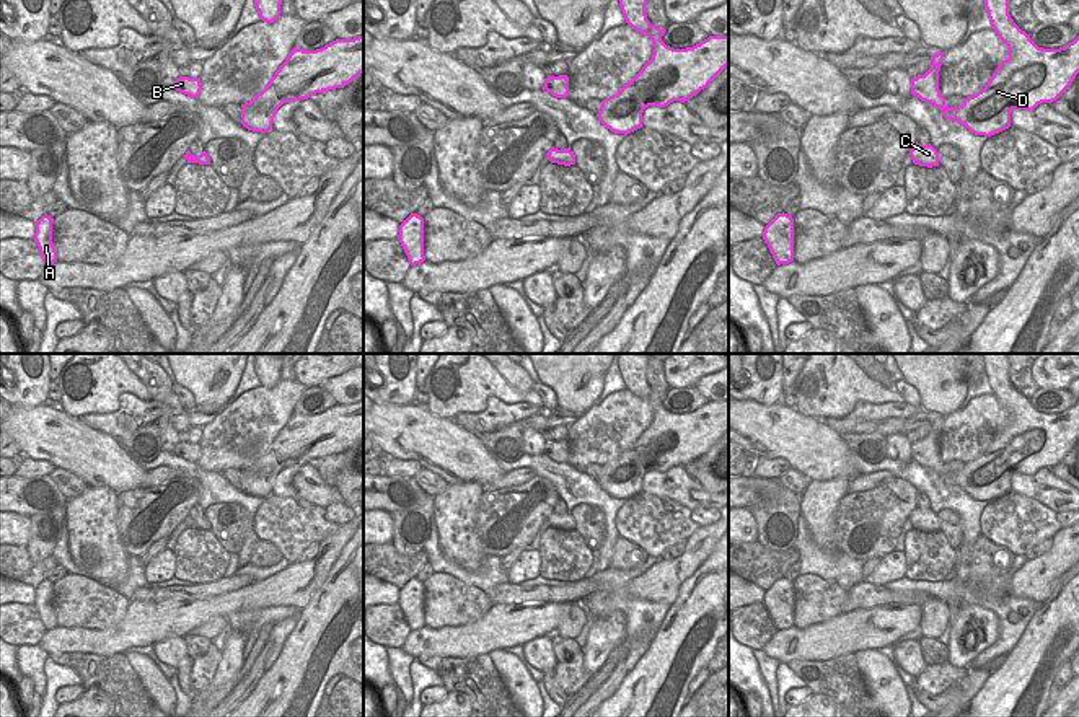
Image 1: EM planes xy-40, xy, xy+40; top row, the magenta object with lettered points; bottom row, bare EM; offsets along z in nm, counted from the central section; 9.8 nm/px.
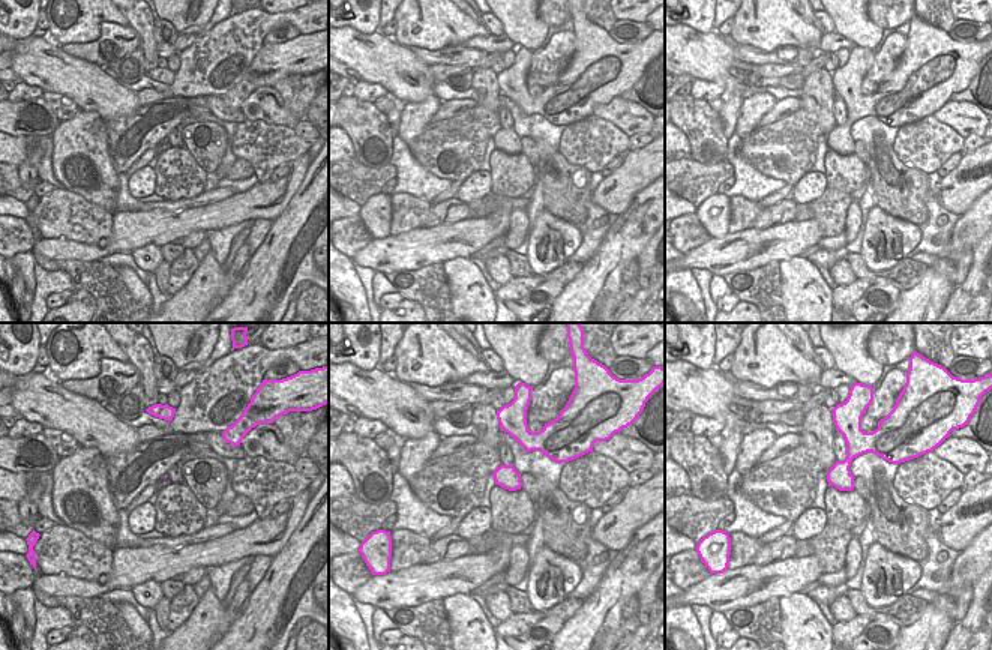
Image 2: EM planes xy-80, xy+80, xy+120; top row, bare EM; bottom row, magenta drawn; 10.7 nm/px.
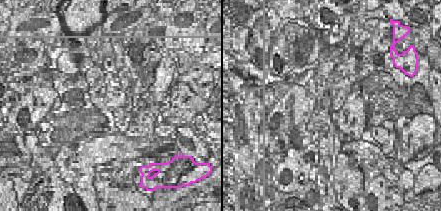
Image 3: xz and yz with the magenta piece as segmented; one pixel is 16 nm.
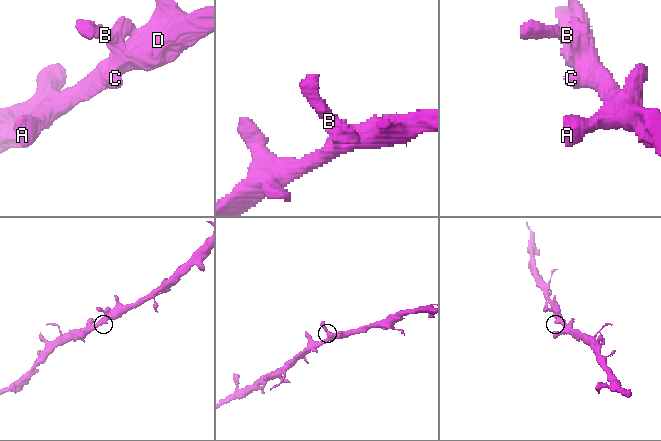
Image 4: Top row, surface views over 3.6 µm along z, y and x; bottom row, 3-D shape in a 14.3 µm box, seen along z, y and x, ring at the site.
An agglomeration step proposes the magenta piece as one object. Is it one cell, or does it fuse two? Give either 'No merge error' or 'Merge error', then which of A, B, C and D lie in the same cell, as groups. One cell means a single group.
No merge error. Groups: A B C D.

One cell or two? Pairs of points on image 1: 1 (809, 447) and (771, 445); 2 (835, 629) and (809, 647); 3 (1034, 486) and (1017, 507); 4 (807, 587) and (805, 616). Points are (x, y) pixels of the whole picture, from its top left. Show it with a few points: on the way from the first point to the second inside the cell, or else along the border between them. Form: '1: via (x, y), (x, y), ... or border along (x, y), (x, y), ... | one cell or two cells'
1: via (799, 445), (781, 445) | one cell
2: via (828, 636), (815, 642) | one cell
3: border along (1011, 491), (1037, 499), (1055, 514) | two cells
4: via (807, 593), (807, 610) | one cell

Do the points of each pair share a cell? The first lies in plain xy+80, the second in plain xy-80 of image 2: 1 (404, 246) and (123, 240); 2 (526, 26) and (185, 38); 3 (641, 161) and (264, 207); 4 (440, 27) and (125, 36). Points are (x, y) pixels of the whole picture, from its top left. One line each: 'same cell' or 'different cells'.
1: same cell
2: different cells
3: same cell
4: different cells

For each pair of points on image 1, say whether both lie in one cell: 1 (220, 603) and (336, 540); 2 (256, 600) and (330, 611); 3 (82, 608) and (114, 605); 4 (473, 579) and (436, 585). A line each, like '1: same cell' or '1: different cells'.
1: same cell
2: different cells
3: same cell
4: different cells

